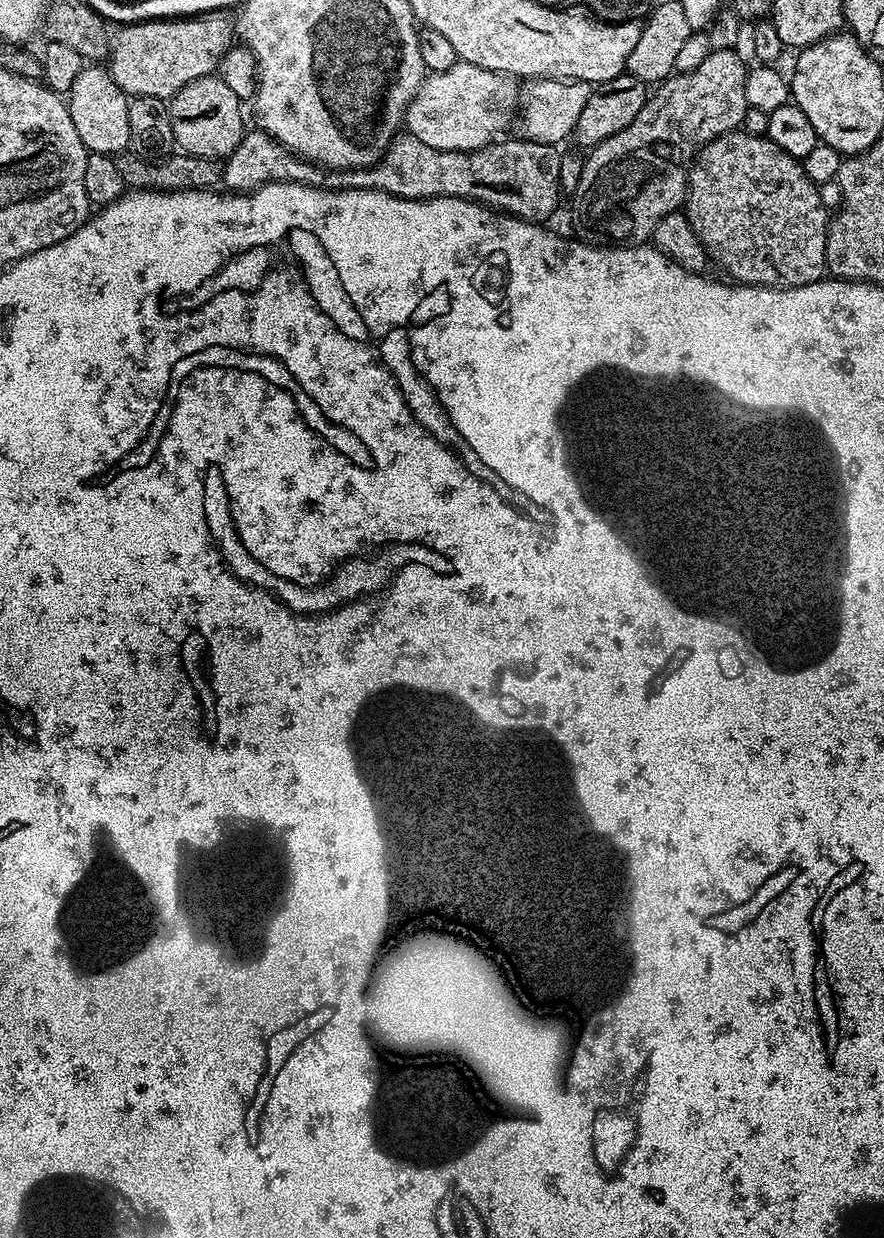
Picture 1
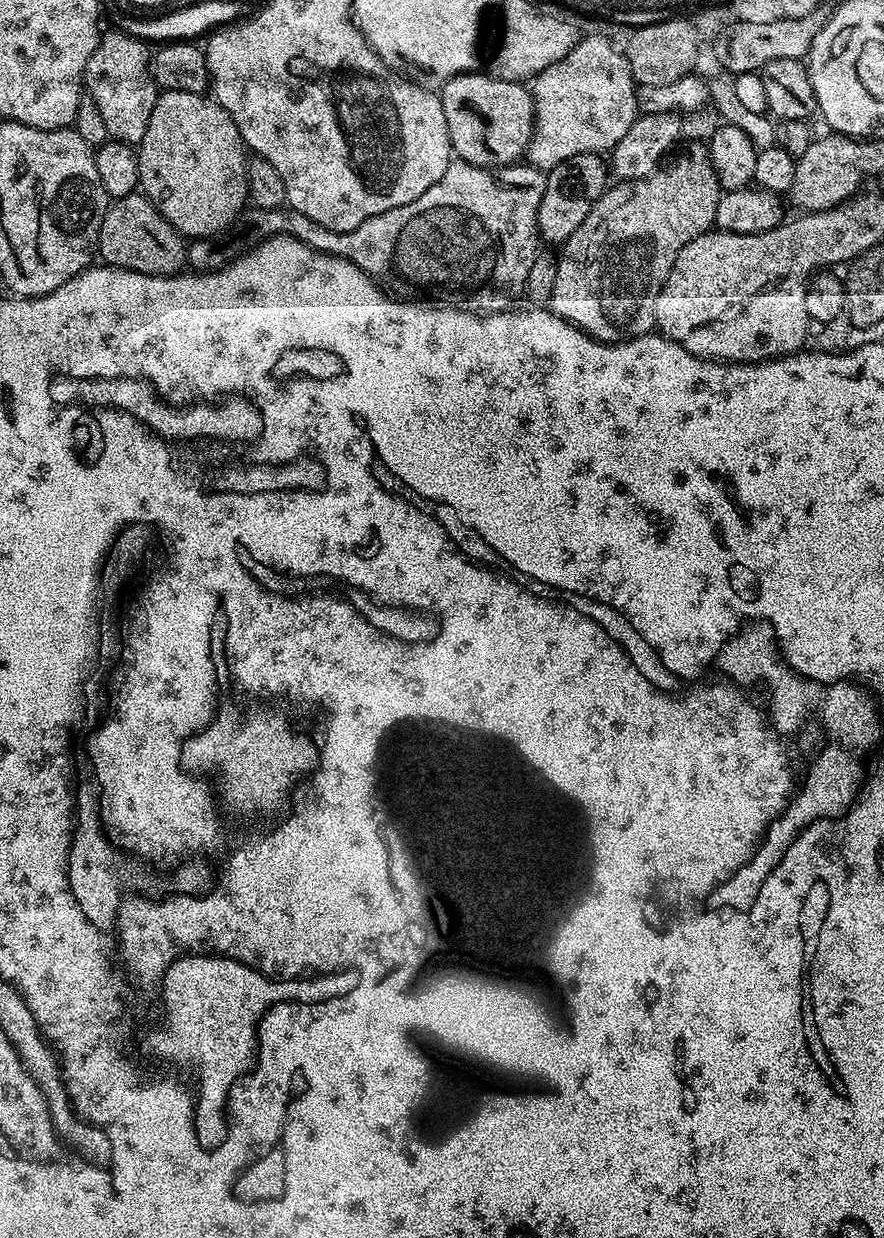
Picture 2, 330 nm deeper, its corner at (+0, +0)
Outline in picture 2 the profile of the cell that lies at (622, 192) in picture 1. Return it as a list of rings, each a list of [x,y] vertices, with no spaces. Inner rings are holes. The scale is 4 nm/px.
[[[692,142],[687,147],[688,149],[677,160],[669,159],[667,163],[651,172],[646,178],[613,183],[605,188],[594,202],[590,214],[586,214],[586,222],[582,222],[582,226],[578,226],[578,230],[574,230],[574,234],[570,234],[570,238],[562,246],[561,252],[564,253],[559,253],[556,273],[554,274],[554,294],[550,301],[550,311],[555,316],[569,320],[574,327],[581,328],[586,335],[593,336],[594,339],[602,341],[603,344],[621,344],[623,340],[647,336],[656,328],[656,299],[674,266],[674,258],[682,250],[682,246],[686,246],[686,242],[698,238],[715,225],[714,210],[718,210],[718,198],[722,194],[720,183],[714,174],[714,166],[708,153],[707,143]]]

